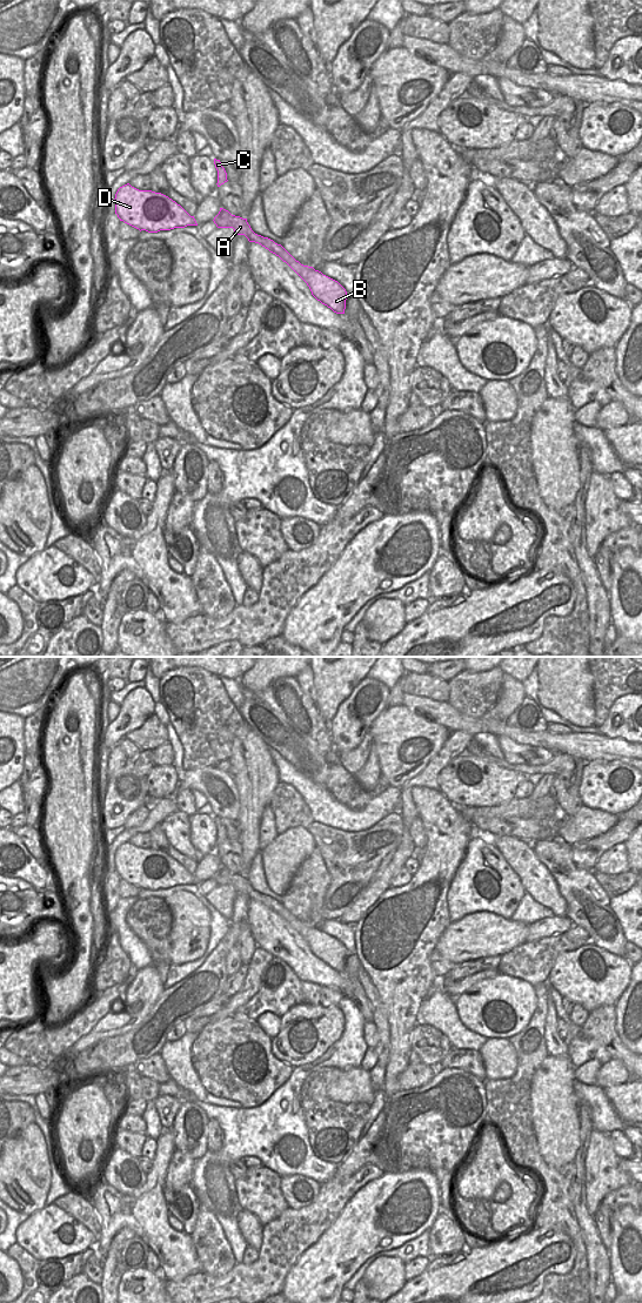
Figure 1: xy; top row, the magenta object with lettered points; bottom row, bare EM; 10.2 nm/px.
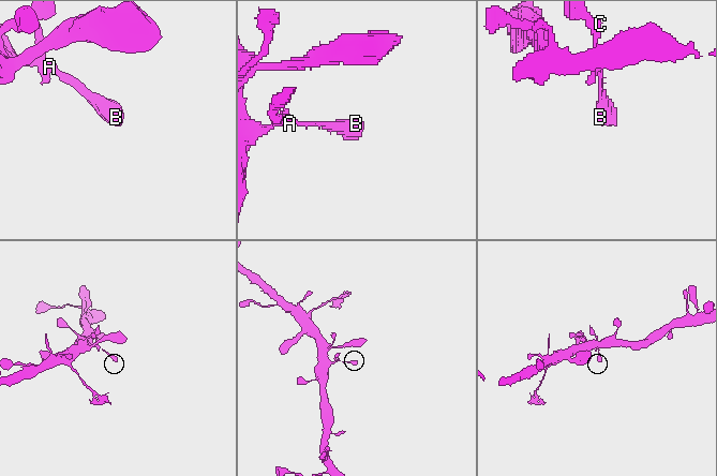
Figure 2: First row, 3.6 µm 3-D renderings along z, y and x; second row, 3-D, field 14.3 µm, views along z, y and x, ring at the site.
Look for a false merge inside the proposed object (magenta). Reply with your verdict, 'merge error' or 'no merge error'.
no merge error

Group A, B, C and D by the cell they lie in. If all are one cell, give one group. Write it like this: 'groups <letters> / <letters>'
groups A B C D

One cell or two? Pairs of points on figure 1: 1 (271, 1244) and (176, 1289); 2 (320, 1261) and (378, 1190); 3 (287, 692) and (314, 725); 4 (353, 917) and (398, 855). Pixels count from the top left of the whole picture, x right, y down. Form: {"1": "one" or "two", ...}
{"1": "one", "2": "one", "3": "one", "4": "one"}

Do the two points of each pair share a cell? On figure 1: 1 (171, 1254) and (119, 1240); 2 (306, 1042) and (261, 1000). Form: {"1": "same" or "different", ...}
{"1": "different", "2": "different"}

